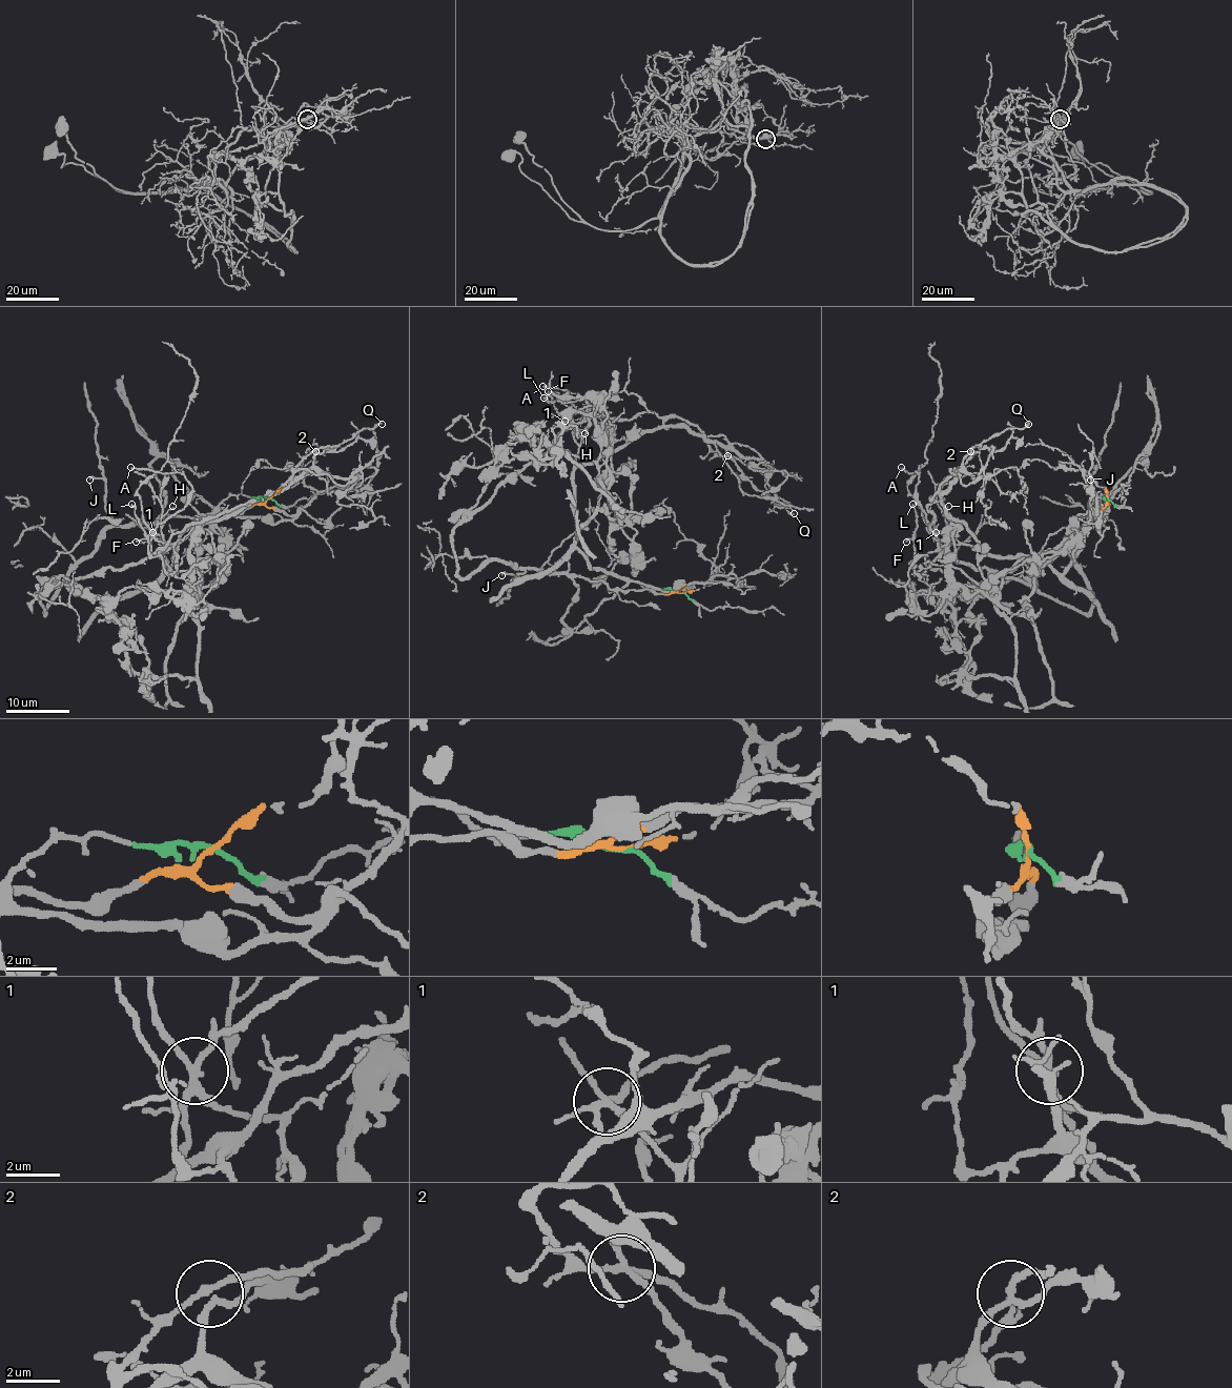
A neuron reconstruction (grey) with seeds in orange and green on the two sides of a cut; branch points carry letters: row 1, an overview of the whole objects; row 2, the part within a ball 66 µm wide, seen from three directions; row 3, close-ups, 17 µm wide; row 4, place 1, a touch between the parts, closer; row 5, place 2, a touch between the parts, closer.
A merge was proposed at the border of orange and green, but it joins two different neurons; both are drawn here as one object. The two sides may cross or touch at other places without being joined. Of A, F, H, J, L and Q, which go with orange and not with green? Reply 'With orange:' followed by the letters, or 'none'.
With orange: A, F, J, L, Q

